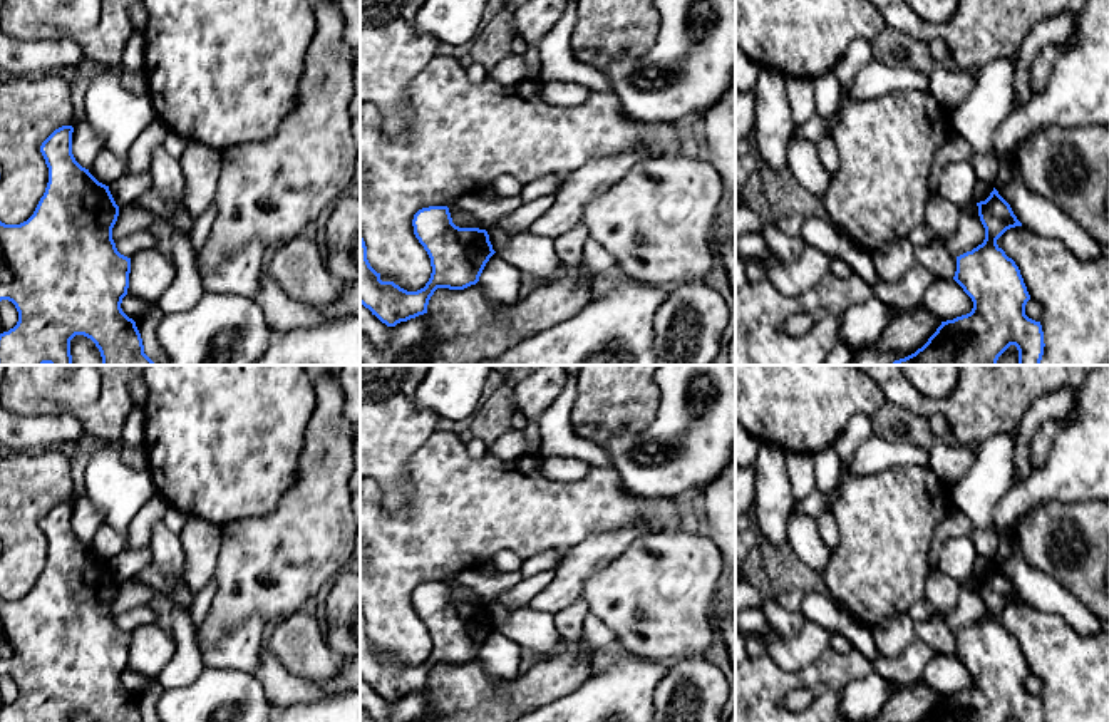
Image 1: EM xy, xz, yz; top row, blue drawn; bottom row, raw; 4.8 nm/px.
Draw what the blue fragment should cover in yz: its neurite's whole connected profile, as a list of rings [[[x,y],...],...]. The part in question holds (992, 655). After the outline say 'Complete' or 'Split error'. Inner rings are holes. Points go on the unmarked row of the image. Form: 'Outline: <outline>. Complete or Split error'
Outline: [[[995,563],[977,581],[985,615],[957,632],[953,652],[973,683],[941,697],[923,722],[1045,722],[1040,697],[1025,690],[1030,670],[1020,645],[997,620],[1007,605],[1022,598]]]. Complete

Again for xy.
Outline: [[[62,501],[40,521],[49,558],[34,590],[20,600],[0,596],[0,677],[12,677],[18,687],[17,700],[0,709],[0,722],[70,722],[75,710],[90,714],[95,722],[144,722],[136,697],[121,683],[129,663],[131,633],[121,630],[112,615],[119,581],[109,561],[75,536],[72,508],[72,501]]]. Complete

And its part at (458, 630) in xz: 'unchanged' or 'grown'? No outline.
unchanged

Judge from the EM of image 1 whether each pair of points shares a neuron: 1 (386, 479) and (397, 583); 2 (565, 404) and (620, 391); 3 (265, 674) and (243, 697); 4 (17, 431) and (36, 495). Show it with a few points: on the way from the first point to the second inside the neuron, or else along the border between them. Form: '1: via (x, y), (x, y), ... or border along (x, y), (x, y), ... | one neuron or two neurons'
1: border along (411, 479), (411, 498), (397, 511), (386, 513) | two neurons
2: border along (577, 382), (572, 429), (588, 439) | two neurons
3: border along (252, 674), (270, 704) | two neurons
4: border along (17, 451), (29, 453) | two neurons

